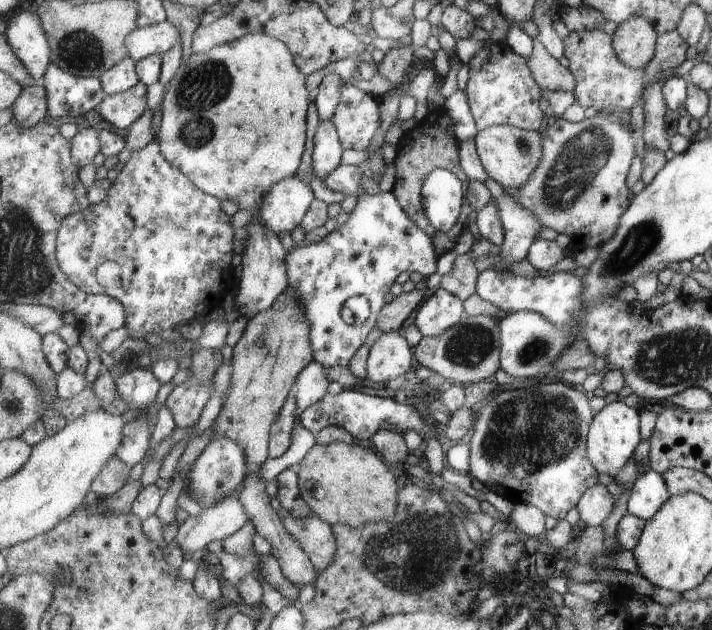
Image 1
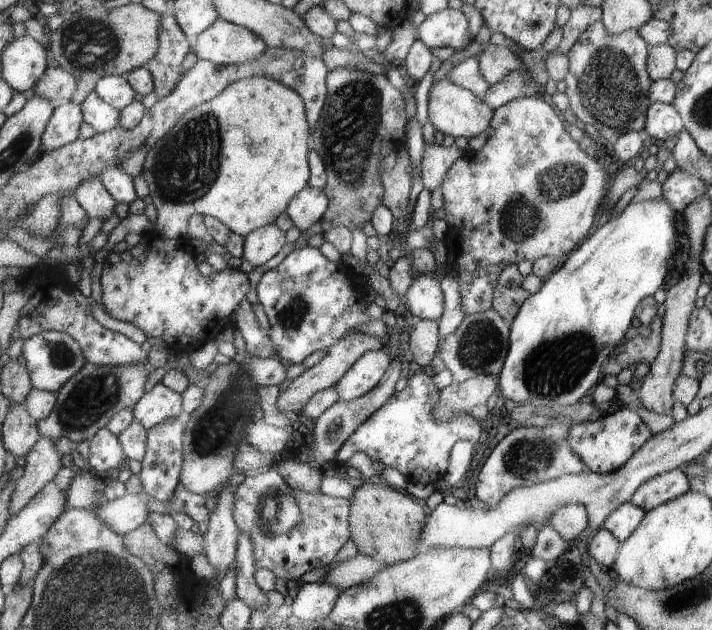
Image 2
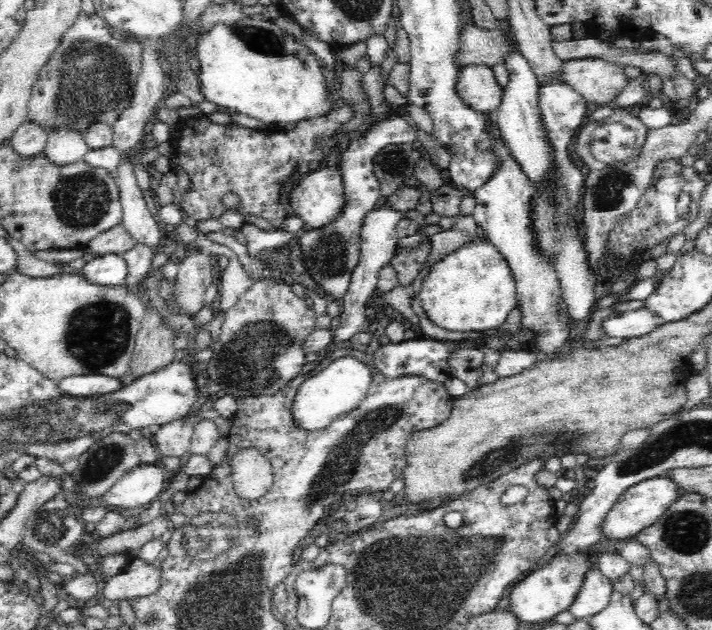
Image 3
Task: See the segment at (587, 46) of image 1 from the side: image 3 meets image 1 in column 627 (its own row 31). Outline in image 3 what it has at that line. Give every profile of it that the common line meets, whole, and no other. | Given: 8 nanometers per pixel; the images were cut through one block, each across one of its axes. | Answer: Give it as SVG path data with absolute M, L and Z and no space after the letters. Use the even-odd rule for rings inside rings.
M78 12L74 22L62 36L56 51L40 70L27 106L27 121L40 125L42 131L72 129L85 135L96 123L113 125L130 108L132 88L138 82L142 59L142 44L111 36L104 17L96 12Z

